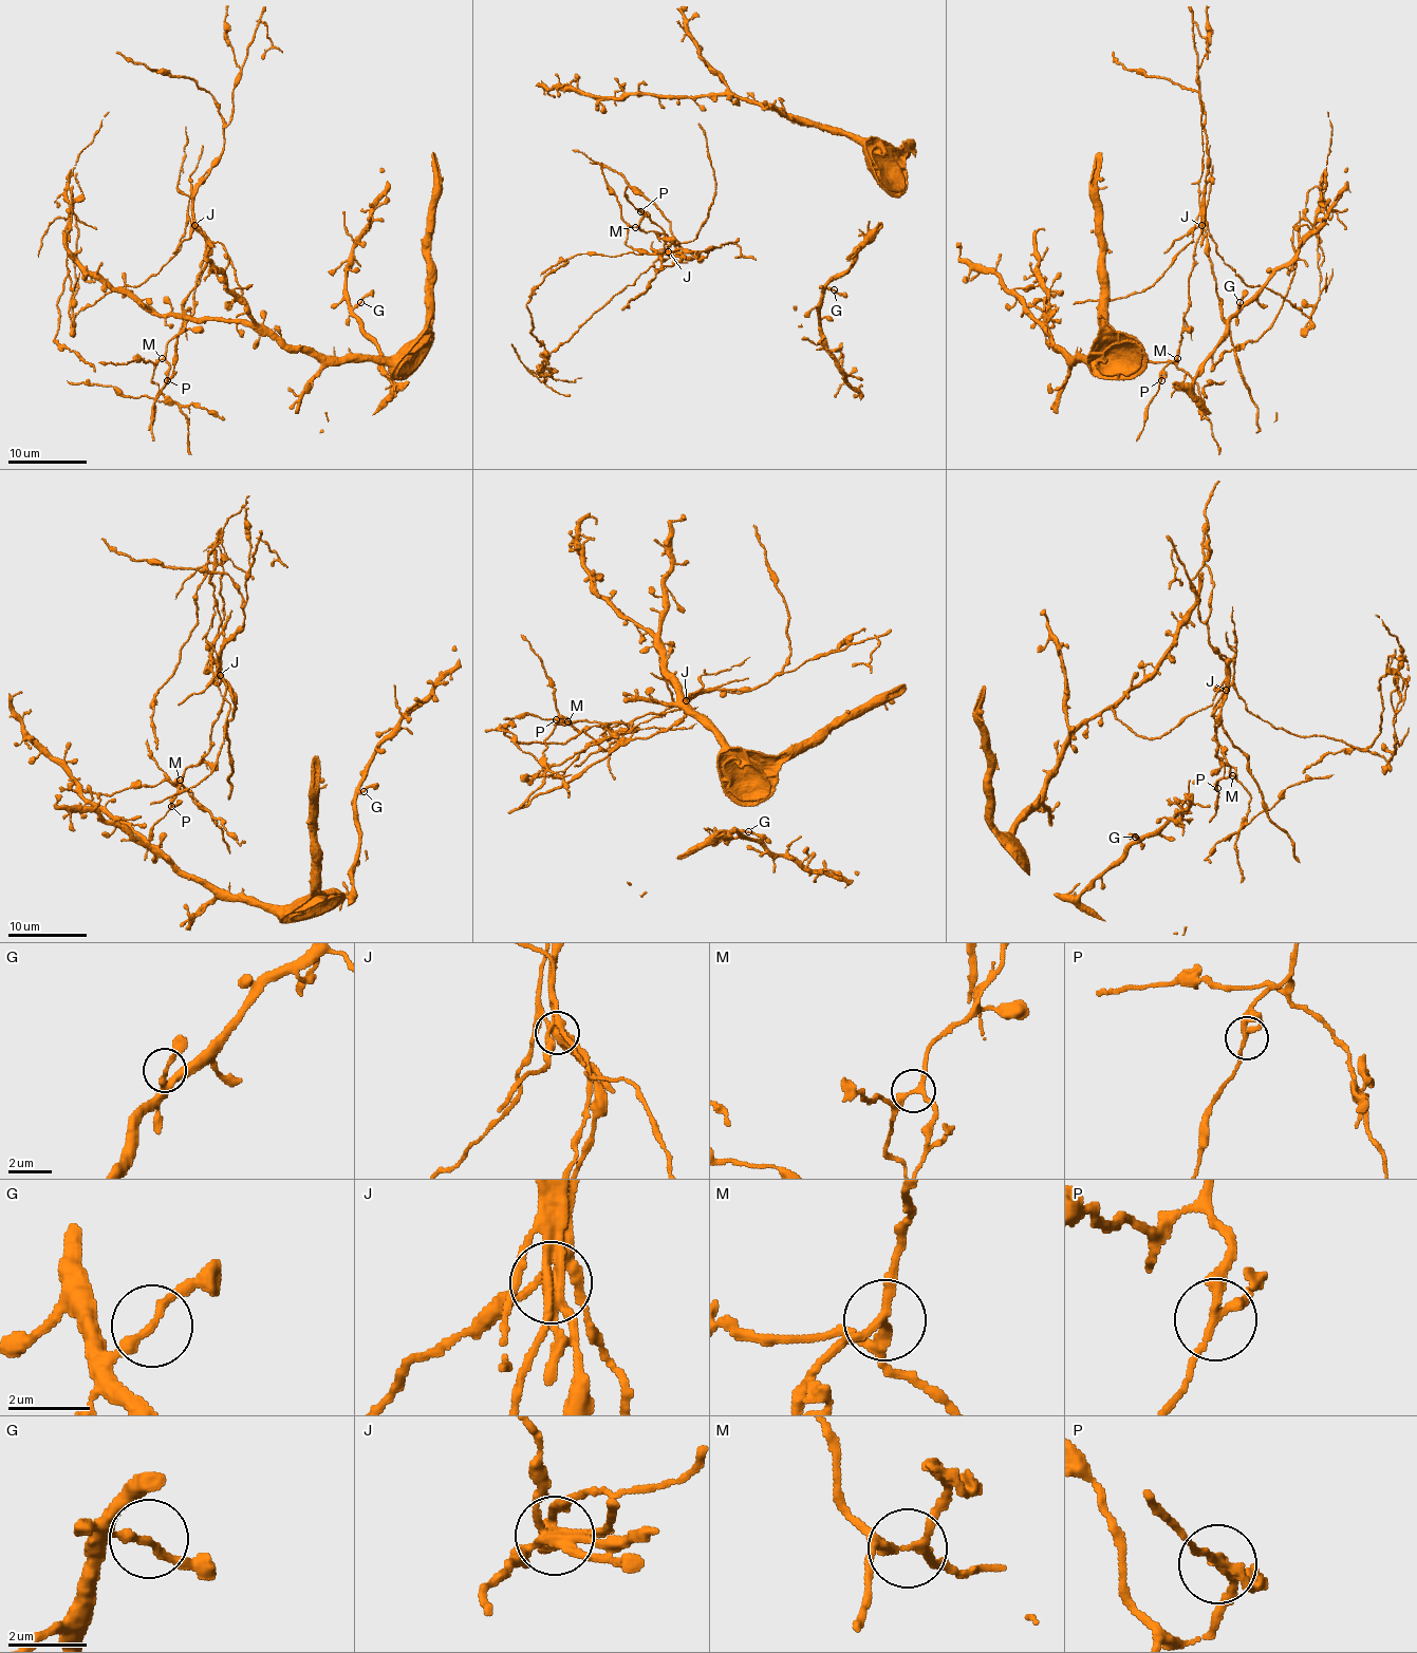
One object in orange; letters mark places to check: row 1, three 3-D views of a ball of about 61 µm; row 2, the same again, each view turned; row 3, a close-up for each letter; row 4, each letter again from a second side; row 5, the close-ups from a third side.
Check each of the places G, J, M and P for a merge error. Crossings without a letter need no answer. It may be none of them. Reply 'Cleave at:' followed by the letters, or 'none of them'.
Cleave at: J, M

